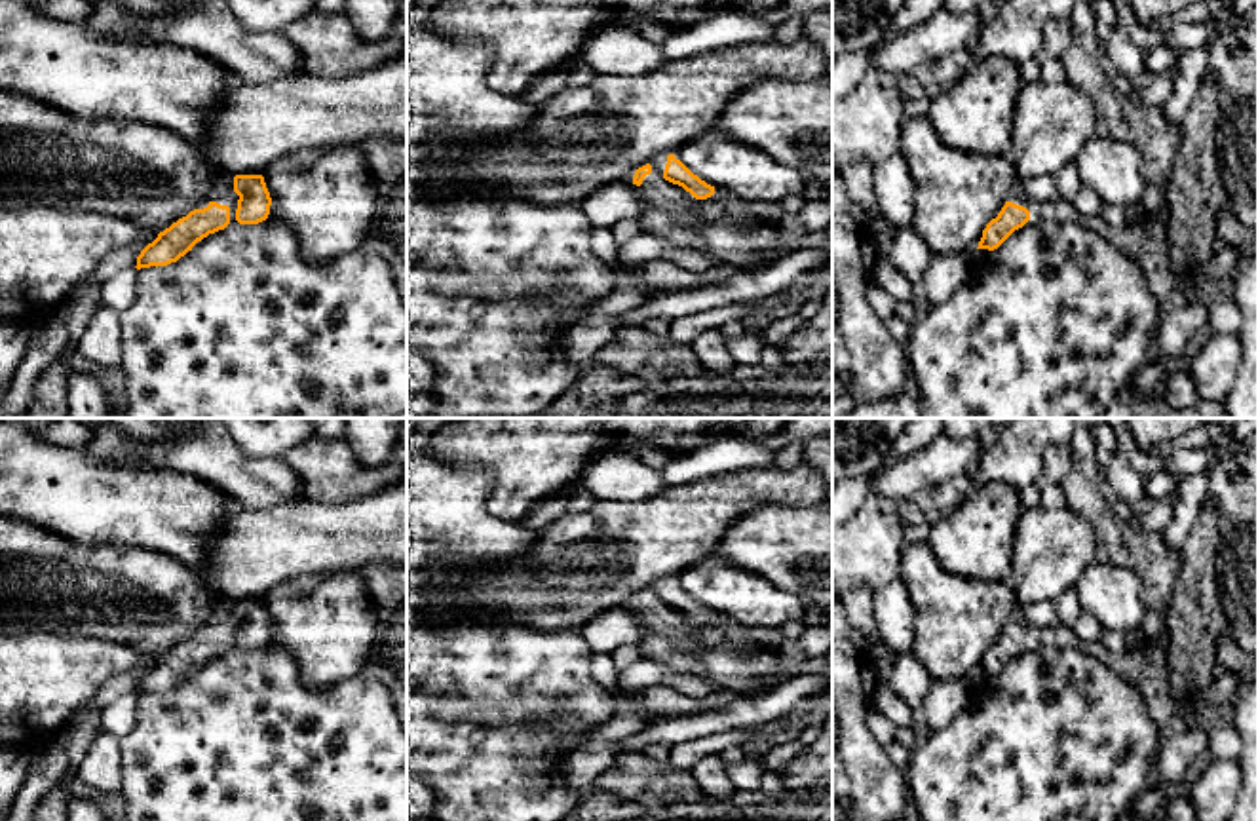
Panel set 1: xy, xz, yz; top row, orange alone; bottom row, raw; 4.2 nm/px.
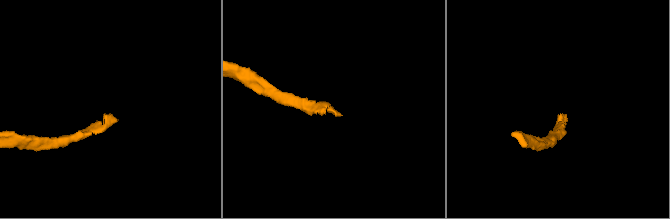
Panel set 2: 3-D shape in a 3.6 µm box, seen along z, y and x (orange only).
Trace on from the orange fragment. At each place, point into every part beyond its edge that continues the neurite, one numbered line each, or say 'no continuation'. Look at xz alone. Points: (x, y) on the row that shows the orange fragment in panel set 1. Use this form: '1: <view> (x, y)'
1: xz (749, 229)

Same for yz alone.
1: yz (1144, 240)

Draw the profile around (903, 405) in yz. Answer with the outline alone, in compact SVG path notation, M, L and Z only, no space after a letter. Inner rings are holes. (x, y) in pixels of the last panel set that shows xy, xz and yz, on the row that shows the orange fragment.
M908 388L889 399L857 403L848 414L832 418L920 418L920 410L916 395Z

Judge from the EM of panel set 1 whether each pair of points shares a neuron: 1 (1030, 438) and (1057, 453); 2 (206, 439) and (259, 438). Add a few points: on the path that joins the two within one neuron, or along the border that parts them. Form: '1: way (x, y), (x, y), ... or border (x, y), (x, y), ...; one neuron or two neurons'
1: border (1067, 441), (1046, 451), (1044, 468), (1029, 487); two neurons
2: border (230, 438), (244, 453), (272, 458); two neurons

